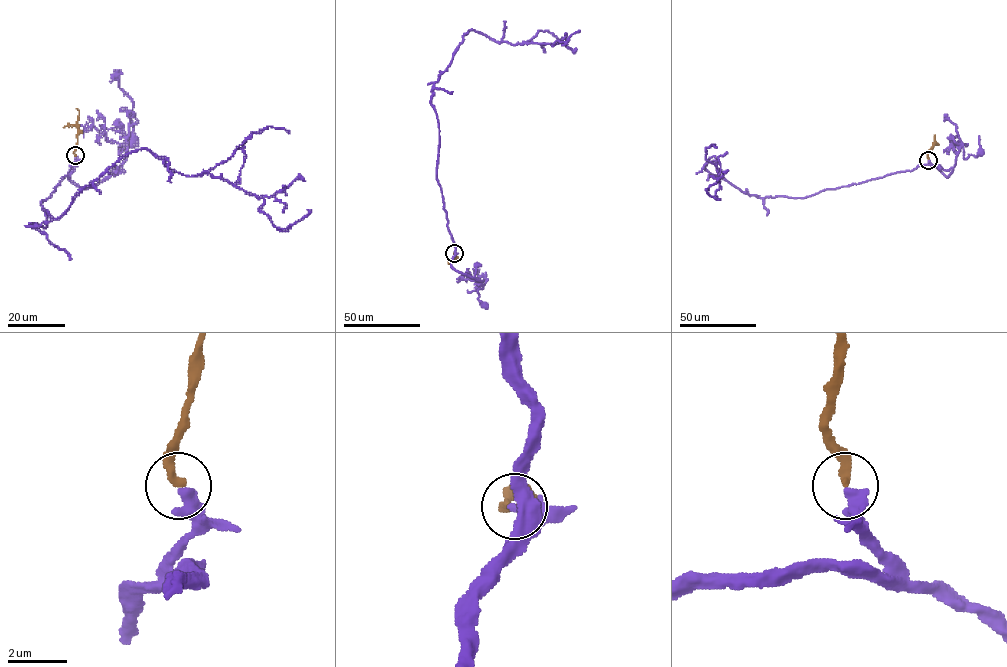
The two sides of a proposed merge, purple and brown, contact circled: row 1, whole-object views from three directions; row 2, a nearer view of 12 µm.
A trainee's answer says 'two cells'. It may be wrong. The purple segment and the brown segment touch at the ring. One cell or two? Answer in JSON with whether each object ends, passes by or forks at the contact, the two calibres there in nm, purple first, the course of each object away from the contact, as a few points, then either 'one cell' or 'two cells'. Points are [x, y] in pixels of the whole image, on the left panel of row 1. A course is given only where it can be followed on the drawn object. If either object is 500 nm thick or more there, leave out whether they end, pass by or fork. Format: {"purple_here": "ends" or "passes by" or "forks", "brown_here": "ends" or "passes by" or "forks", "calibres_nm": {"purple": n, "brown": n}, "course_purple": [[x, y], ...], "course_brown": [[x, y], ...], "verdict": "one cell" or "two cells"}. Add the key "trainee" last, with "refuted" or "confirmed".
{"purple_here": "ends", "brown_here": "ends", "calibres_nm": {"purple": 400, "brown": 280}, "course_purple": [[75, 156], [69, 178], [90, 187], [121, 164], [128, 125], [119, 154], [120, 146], [131, 142]], "course_brown": [[75, 156], [78, 128], [63, 128], [67, 125]], "verdict": "one cell", "trainee": "refuted"}

